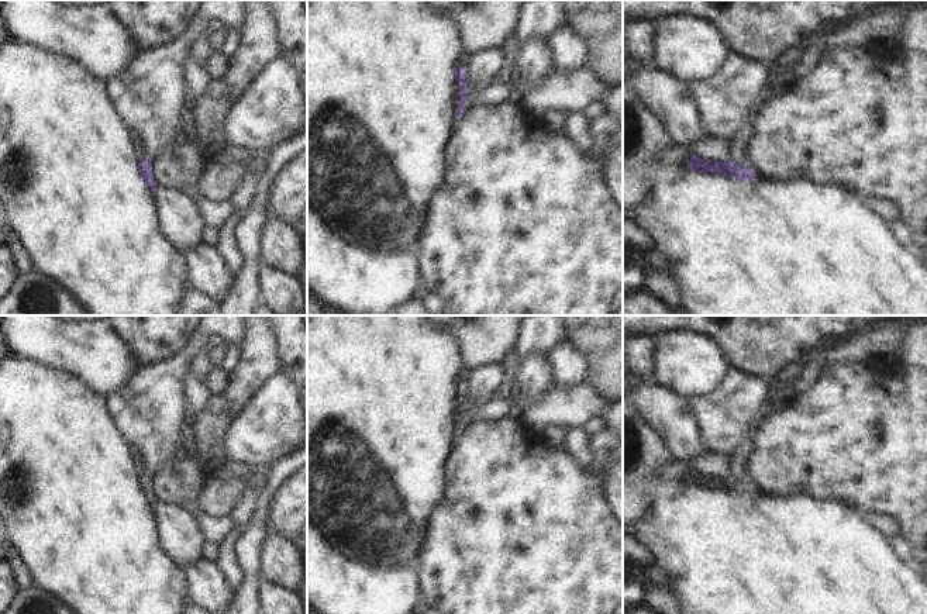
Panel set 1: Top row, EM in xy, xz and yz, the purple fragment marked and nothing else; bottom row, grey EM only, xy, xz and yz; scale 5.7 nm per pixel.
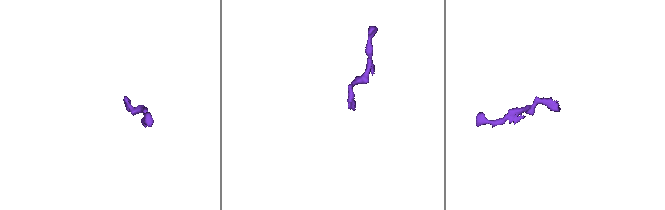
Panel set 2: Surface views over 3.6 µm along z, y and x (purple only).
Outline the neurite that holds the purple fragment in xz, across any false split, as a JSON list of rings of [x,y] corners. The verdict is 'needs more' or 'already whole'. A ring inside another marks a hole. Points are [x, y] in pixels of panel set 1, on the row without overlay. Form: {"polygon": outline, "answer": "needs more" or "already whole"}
{"polygon": [[[458,382],[455,384],[455,397],[461,401],[456,407],[459,413],[459,421],[454,425],[451,431],[451,442],[455,444],[455,441],[459,438],[459,435],[468,428],[465,424],[465,418],[469,413],[471,404],[466,397],[466,382]]], "answer": "needs more"}

